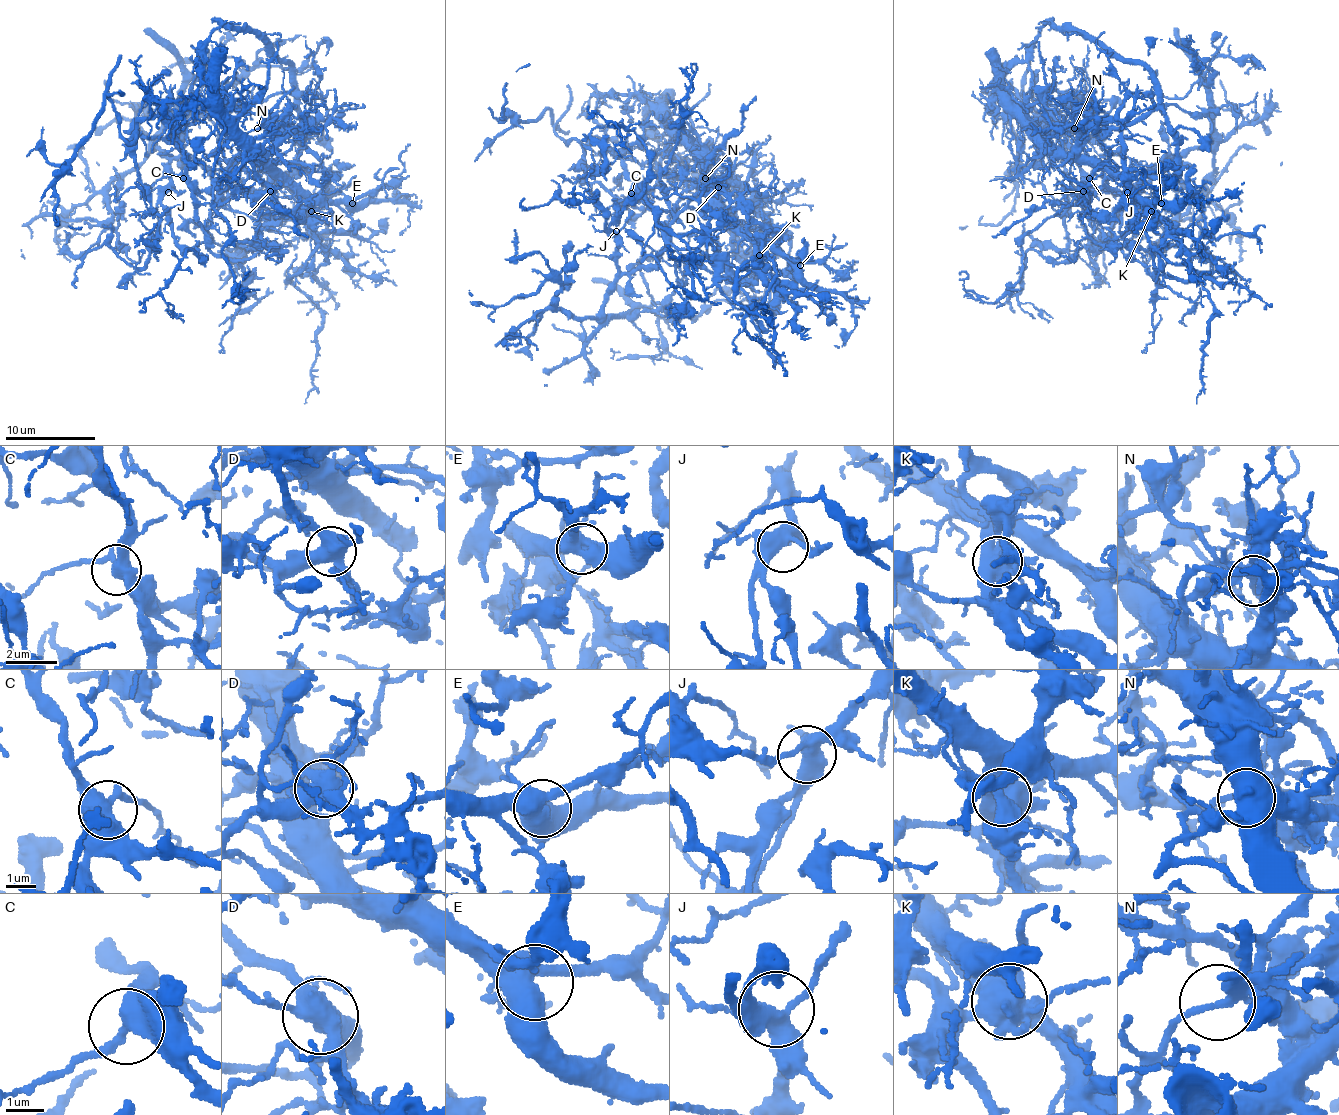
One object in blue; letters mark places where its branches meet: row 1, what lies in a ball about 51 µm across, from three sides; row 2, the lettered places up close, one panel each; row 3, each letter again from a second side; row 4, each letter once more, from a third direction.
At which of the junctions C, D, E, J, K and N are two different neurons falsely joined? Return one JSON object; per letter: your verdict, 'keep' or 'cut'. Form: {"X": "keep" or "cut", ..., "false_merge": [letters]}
{"C": "keep", "D": "cut", "E": "keep", "J": "keep", "K": "cut", "N": "cut", "false_merge": ["D", "K", "N"]}

